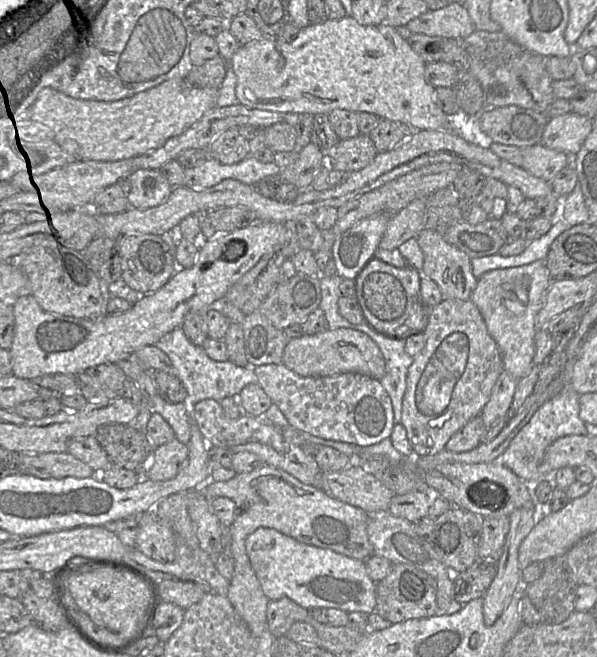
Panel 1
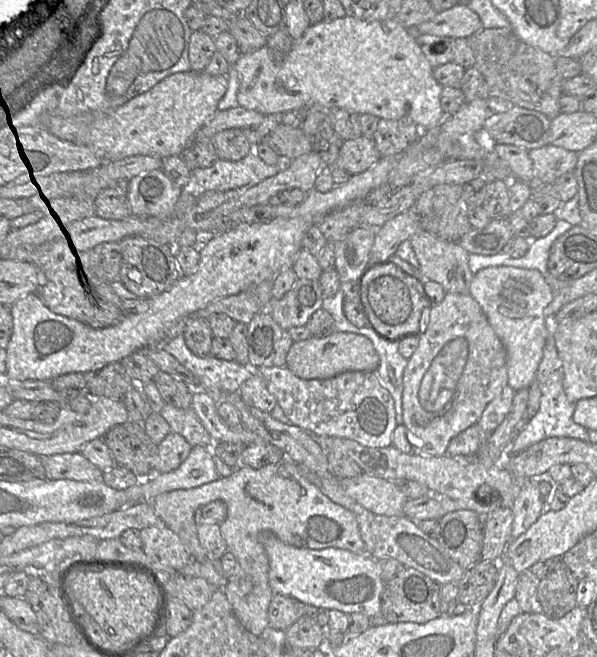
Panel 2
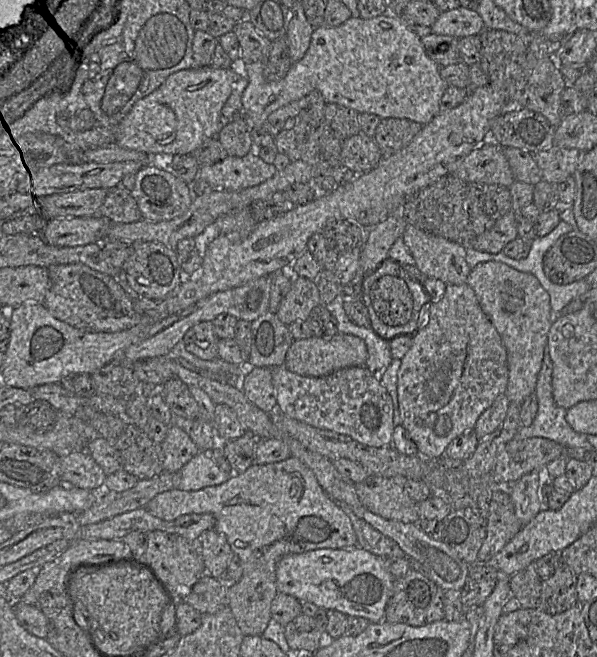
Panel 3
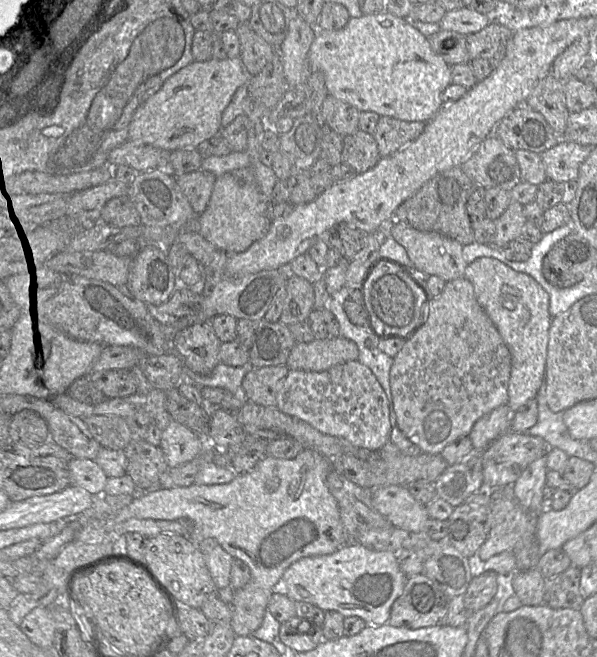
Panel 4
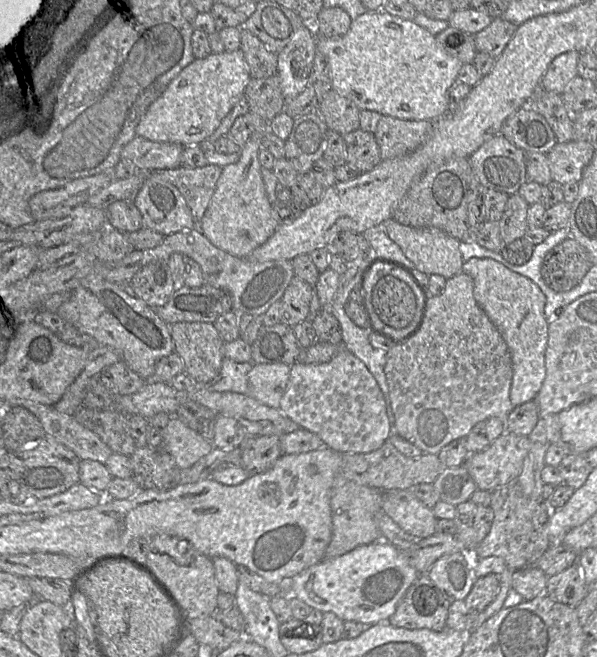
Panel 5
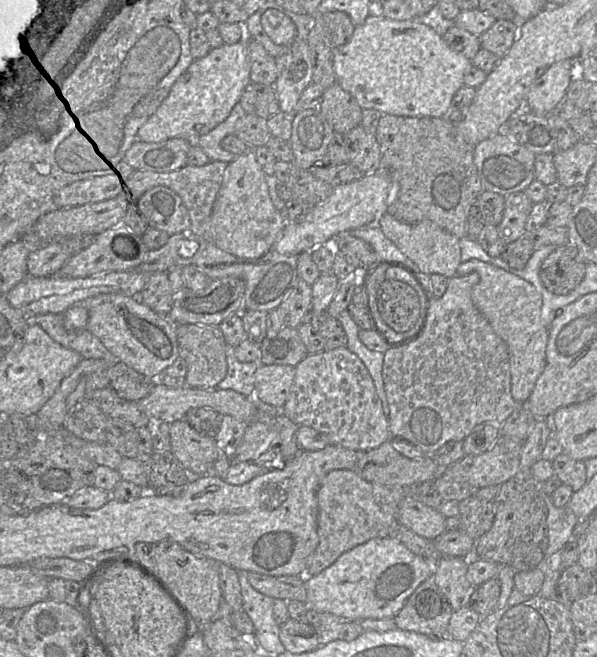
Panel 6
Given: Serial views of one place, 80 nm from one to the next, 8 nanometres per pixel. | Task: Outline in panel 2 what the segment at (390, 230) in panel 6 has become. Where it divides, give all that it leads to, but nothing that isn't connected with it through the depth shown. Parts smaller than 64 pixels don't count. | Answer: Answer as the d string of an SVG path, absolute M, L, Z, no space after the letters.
M419 230L409 239L419 262L419 273L424 280L439 283L446 292L468 294L473 273L469 268L469 255L458 242L451 242Z

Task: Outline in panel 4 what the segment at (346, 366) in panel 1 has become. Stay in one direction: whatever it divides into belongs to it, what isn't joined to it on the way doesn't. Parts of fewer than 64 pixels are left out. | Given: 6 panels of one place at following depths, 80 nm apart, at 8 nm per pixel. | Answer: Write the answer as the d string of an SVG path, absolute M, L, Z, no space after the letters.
M341 336L296 343L286 365L289 370L320 372L335 365L357 360L359 350L355 342Z

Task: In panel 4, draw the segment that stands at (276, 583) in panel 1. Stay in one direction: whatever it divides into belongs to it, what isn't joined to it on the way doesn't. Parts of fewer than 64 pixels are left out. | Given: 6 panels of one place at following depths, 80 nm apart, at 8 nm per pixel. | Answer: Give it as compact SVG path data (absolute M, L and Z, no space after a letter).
M347 543L329 555L304 557L291 564L283 573L280 588L293 600L307 602L324 612L336 611L347 617L359 617L367 626L380 626L388 622L391 606L401 595L407 576L397 563L397 554L373 551L359 543Z

